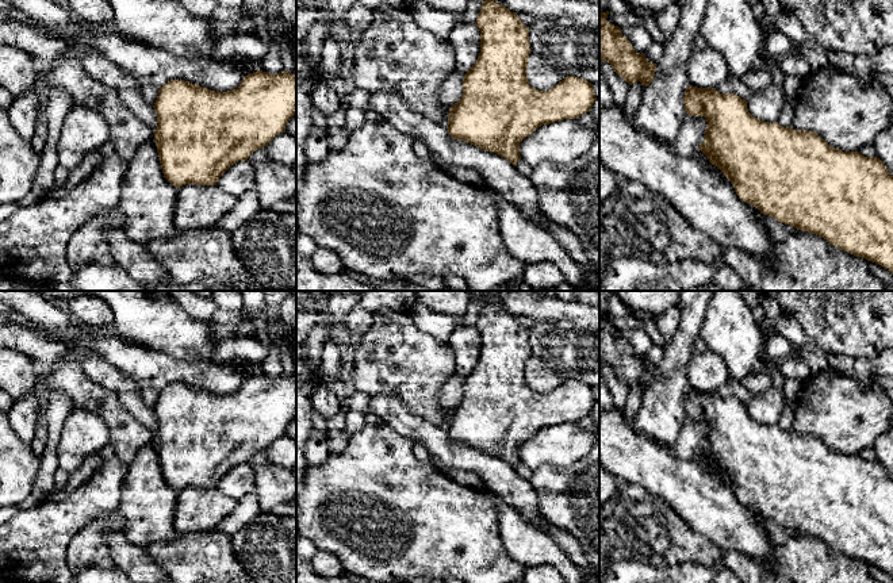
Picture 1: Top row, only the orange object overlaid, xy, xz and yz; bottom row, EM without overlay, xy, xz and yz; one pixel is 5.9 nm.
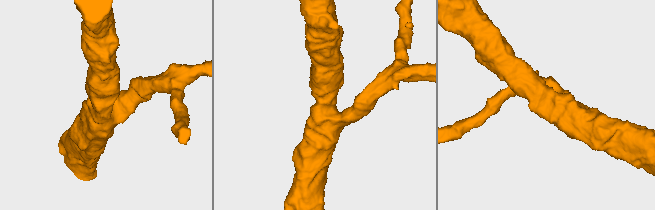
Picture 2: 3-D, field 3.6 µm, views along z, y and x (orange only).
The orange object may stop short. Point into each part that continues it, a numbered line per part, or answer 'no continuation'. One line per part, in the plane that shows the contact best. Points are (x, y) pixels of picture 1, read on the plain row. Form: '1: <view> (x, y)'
no continuation

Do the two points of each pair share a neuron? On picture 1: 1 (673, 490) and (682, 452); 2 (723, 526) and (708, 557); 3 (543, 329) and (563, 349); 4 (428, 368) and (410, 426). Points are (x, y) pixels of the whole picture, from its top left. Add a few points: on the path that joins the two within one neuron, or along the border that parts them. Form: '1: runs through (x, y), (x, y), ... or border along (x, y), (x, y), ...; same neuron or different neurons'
1: border along (671, 447), (679, 459), (689, 459), (697, 449); different neurons
2: border along (688, 526), (723, 551); different neurons
3: runs through (547, 334), (558, 345); same neuron
4: border along (388, 395), (397, 395), (413, 413), (439, 426); different neurons

